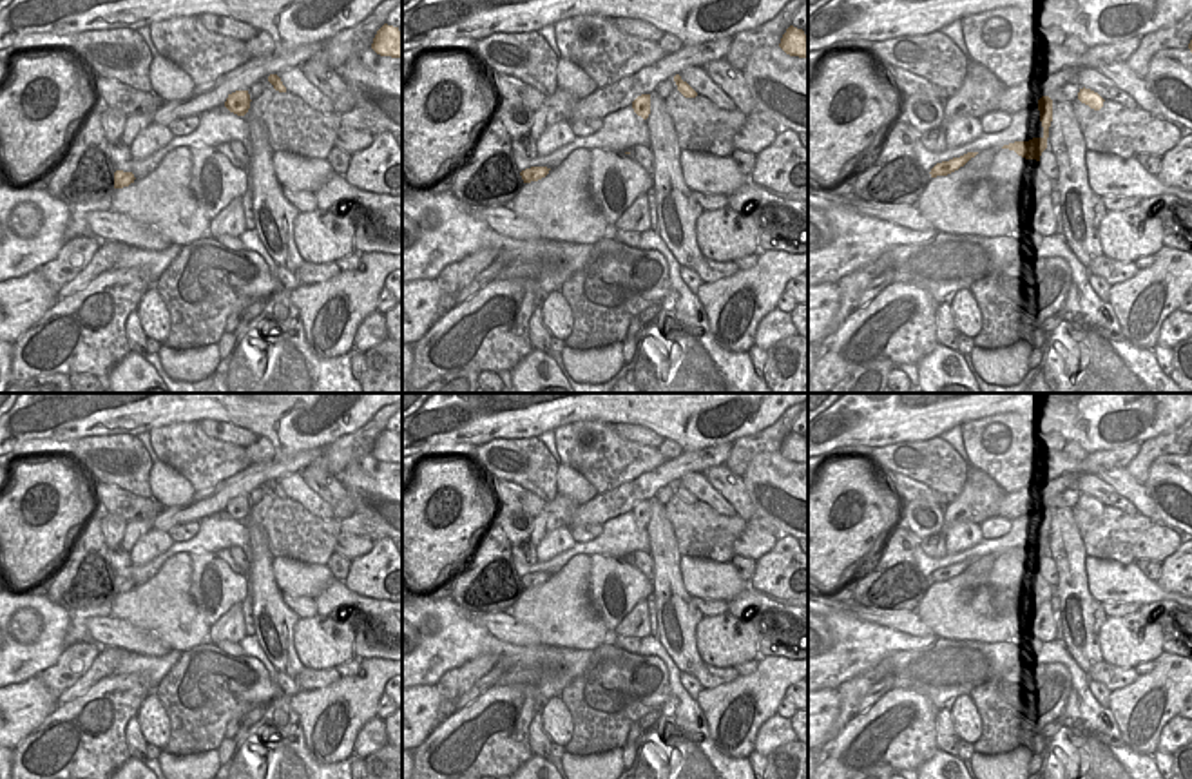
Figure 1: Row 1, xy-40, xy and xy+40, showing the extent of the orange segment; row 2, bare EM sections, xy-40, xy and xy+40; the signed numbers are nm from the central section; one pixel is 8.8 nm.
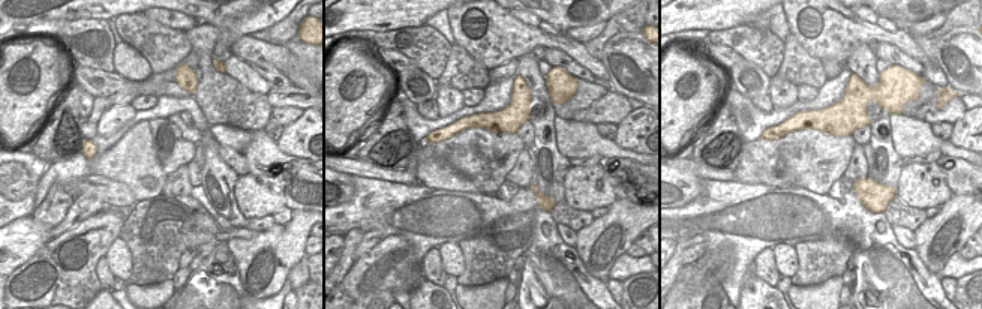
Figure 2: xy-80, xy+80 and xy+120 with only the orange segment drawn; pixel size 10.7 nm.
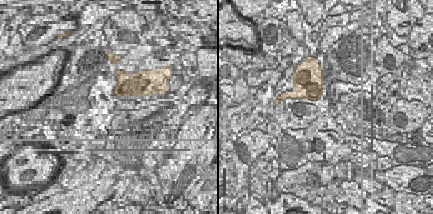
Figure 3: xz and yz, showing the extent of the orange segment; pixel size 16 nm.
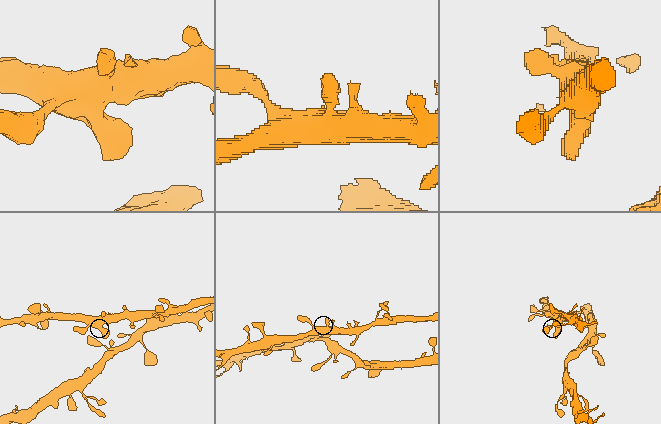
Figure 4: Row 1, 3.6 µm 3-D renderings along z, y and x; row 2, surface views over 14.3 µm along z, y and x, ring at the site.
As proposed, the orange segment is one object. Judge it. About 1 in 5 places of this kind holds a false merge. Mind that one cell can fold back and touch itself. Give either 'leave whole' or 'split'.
leave whole

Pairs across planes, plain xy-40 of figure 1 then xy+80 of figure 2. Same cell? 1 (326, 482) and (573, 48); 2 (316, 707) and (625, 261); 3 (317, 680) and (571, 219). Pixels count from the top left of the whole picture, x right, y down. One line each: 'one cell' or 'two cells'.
1: one cell
2: two cells
3: one cell

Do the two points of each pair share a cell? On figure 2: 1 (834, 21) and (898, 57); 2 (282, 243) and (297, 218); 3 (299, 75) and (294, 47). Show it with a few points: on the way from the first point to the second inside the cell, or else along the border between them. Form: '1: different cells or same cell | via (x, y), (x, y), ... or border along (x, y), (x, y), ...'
1: different cells | border along (871, 44), (894, 44), (909, 57)
2: same cell | via (288, 237), (297, 228), (297, 224)
3: same cell | via (300, 68), (300, 54)

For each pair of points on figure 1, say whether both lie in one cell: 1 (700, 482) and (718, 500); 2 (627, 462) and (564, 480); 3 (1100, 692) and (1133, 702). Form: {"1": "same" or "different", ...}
{"1": "same", "2": "different", "3": "different"}

